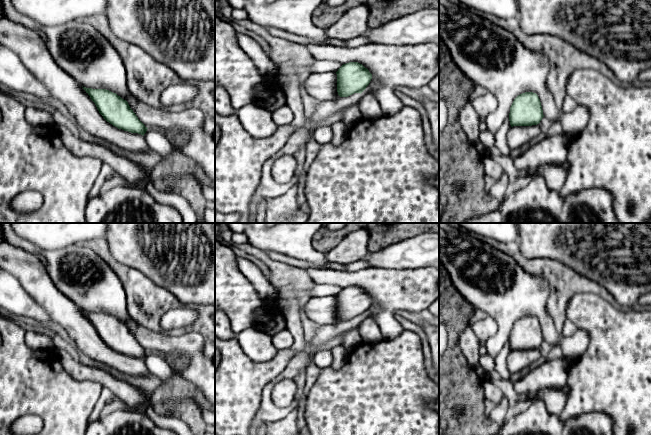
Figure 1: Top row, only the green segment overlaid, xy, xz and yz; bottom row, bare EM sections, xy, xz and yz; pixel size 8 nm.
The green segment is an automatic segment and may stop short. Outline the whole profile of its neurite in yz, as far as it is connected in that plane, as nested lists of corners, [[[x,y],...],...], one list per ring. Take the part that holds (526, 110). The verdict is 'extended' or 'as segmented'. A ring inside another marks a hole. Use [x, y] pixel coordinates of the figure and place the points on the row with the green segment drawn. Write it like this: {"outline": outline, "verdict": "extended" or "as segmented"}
{"outline": [[[525,92],[518,95],[511,107],[509,113],[509,121],[511,128],[507,133],[507,144],[510,150],[521,148],[527,144],[531,139],[541,133],[539,123],[544,117],[540,99],[536,93]]], "verdict": "extended"}

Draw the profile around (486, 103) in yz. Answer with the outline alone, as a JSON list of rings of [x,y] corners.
[[[483,91],[478,97],[471,100],[472,106],[480,119],[485,119],[492,114],[498,107],[498,99],[491,92]]]

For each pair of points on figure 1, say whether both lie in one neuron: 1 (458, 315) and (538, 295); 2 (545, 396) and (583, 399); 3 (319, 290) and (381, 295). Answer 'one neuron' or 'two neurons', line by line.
1: two neurons
2: two neurons
3: two neurons

